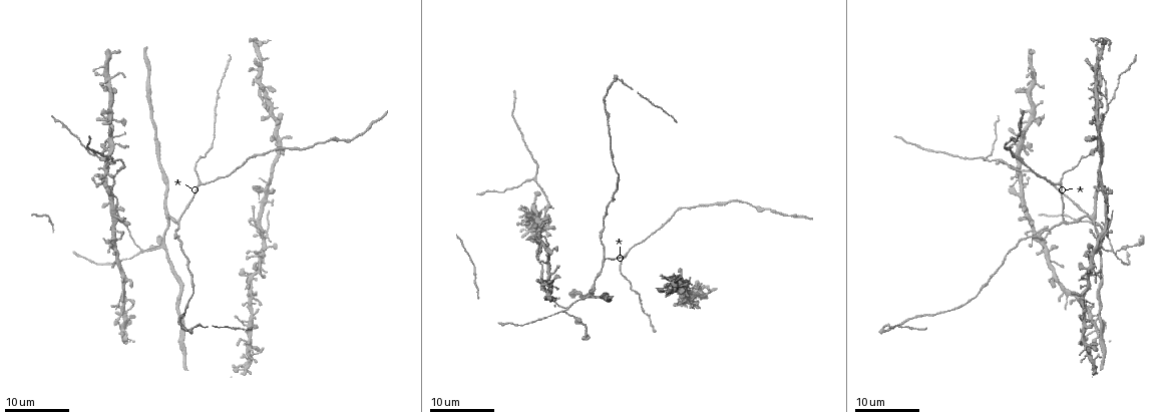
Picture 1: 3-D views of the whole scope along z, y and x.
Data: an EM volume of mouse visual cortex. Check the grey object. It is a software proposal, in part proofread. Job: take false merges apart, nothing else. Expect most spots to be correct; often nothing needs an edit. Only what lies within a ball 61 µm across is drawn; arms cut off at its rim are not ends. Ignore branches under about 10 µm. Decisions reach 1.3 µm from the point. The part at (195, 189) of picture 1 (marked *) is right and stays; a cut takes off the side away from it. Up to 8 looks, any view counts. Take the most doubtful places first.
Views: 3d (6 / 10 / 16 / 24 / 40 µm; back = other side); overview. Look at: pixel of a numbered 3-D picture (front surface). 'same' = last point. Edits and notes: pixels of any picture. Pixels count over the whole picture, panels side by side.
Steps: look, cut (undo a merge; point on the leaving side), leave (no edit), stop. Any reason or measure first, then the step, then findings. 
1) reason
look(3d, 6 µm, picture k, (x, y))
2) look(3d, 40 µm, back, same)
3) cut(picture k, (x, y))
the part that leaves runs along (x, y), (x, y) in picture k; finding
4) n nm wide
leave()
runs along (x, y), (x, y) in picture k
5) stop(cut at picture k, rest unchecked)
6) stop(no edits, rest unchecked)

looks like a crossing
look(3d, 16 µm, picture 1, (142, 250))

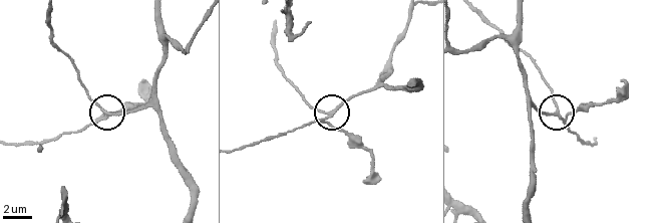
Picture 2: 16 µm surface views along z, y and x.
look(3d, 10 µm, picture 2, (107, 113))

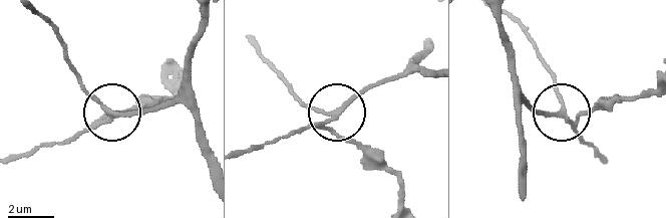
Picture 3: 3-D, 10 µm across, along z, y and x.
side arm 33 µm
leave()
runs along (430, 41), (402, 71), (361, 90), (327, 122), (295, 134) in picture 3; continuous, no second cell

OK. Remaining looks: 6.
thin arm on a thick one
look(3d, 16 µm, picture 1, (117, 161))

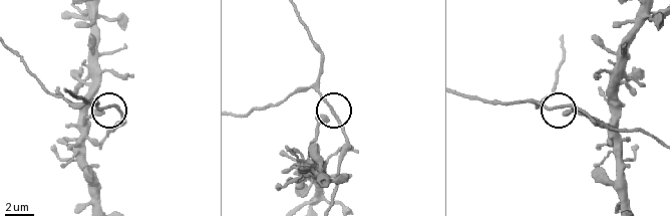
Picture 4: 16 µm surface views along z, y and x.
zoom in
look(3d, 10 µm, picture 4, (109, 108))

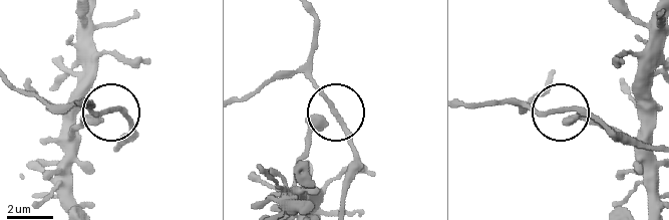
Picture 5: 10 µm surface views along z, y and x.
3 arms
leave()
runs along (341, 203), (352, 151), (343, 123), (303, 72) in picture 5; continuous, no second cell

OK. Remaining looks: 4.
a fork
look(3d, 16 µm, picture 1, (177, 222))

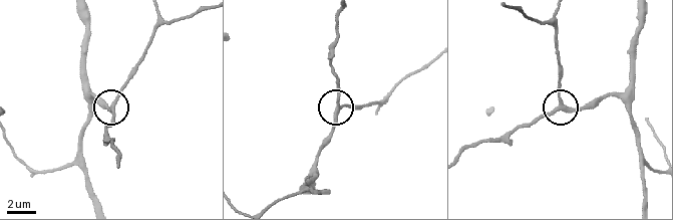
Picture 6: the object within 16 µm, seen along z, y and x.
look(3d, 10 µm, picture 6, (336, 106))

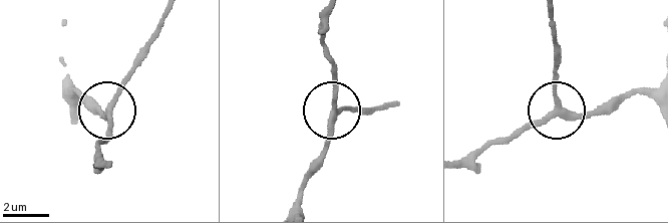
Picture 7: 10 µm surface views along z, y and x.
240 nm wide
leave()
runs along (553, 15), (557, 107), (509, 140) in picture 7; one cell here

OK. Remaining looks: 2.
a fork
look(3d, 24 µm, picture 1, (202, 181))

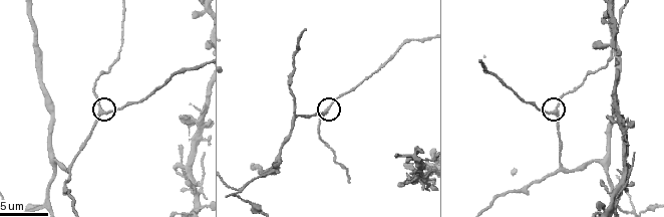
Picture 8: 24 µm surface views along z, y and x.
look(3d, 10 µm, picture 8, (102, 110))

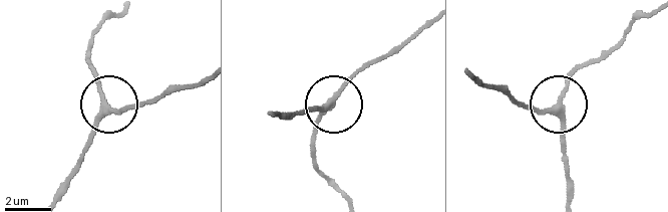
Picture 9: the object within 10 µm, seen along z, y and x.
side arm 38 µm; 3 arms
leave()
one cell here

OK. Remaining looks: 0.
stop(no edits, rest unchecked)

